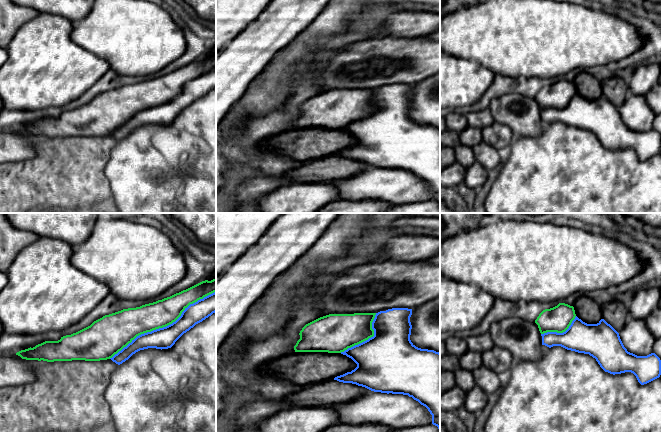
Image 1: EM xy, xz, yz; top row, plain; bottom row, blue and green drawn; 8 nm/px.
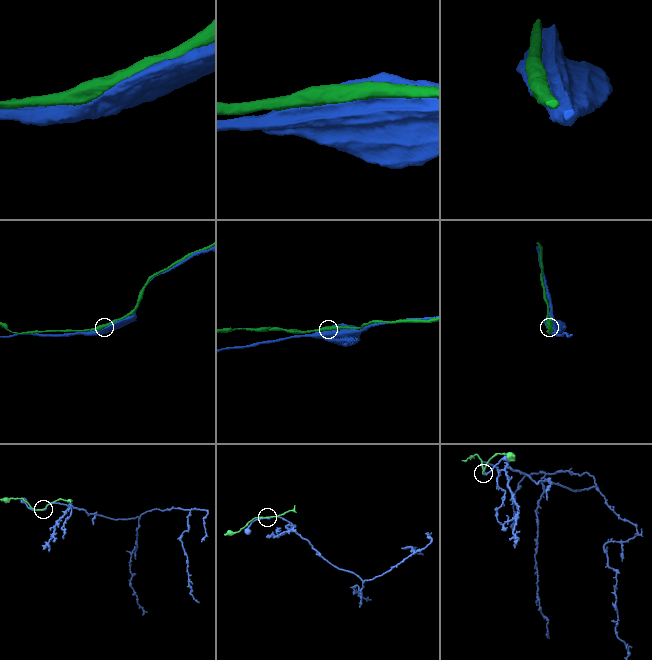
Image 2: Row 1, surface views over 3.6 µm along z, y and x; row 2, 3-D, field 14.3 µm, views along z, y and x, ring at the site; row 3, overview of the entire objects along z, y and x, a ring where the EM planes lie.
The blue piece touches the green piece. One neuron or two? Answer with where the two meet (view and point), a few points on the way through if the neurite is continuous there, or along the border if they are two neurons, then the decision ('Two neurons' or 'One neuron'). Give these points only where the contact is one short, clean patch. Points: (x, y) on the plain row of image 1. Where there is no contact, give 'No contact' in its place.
Touches blue at xy (163, 103). Two neurons

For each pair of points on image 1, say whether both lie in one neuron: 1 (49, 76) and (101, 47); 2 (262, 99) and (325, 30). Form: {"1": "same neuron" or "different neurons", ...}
{"1": "different neurons", "2": "same neuron"}

